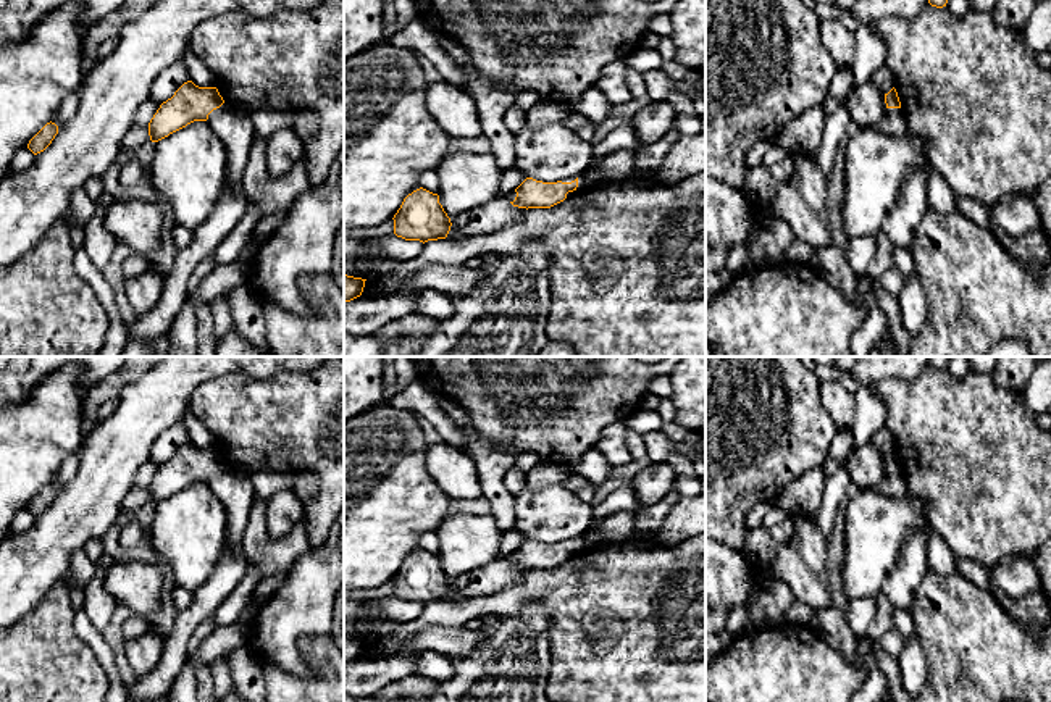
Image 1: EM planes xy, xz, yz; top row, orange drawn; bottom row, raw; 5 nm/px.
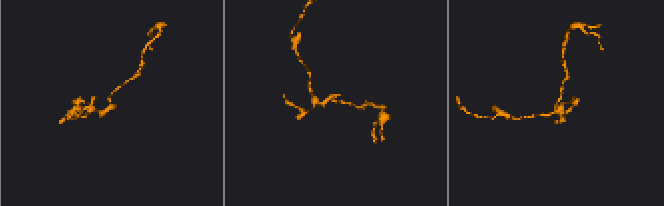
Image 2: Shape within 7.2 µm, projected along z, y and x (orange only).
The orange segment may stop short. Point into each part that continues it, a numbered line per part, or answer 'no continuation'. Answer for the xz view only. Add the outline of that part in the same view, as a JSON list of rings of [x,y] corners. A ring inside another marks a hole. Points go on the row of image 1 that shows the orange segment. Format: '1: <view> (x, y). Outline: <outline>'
1: xz (620, 137). Outline: [[[631,124],[615,127],[604,139],[592,142],[592,161],[589,168],[578,176],[578,187],[573,192],[568,192],[567,197],[605,182],[605,179],[599,173],[599,158],[602,155],[622,148],[636,150],[638,147],[639,147],[639,140]]]

